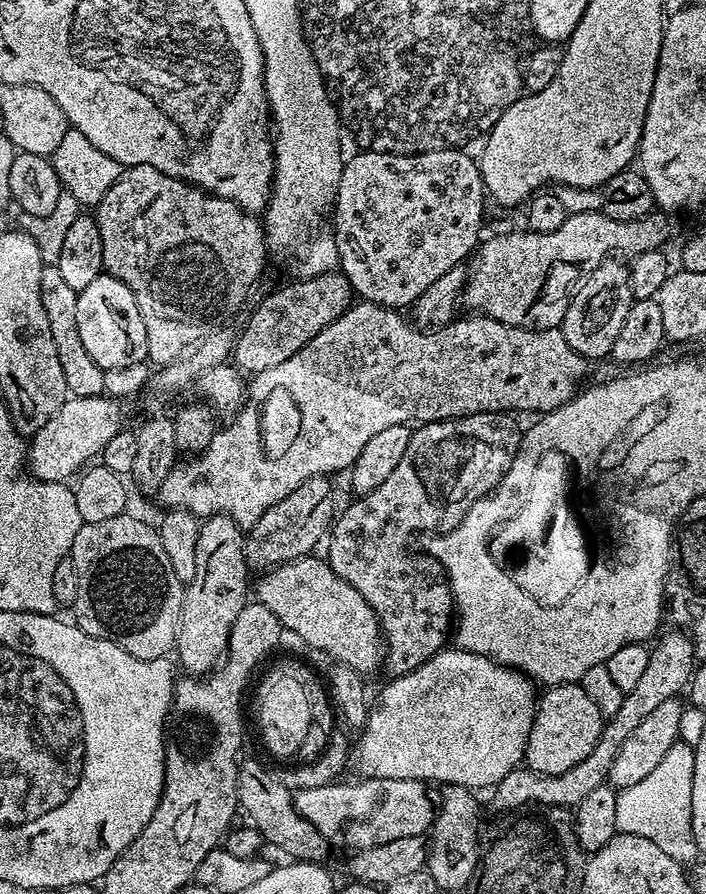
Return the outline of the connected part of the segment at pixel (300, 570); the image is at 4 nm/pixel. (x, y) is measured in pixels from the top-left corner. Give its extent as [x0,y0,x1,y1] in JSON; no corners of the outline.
[254,554,382,674]

